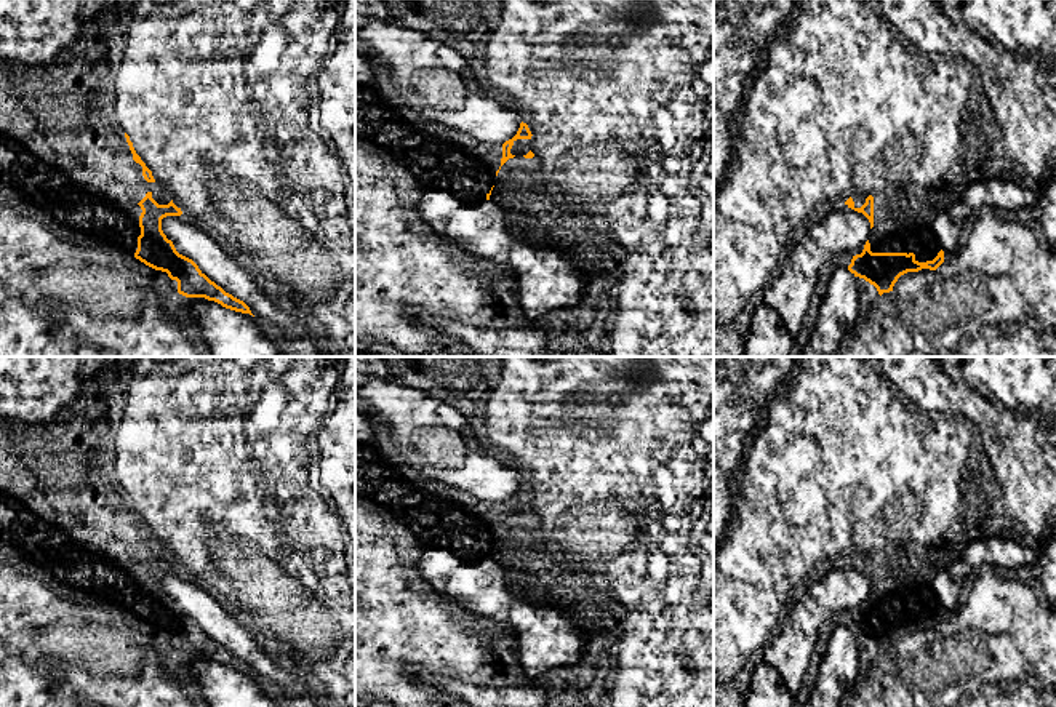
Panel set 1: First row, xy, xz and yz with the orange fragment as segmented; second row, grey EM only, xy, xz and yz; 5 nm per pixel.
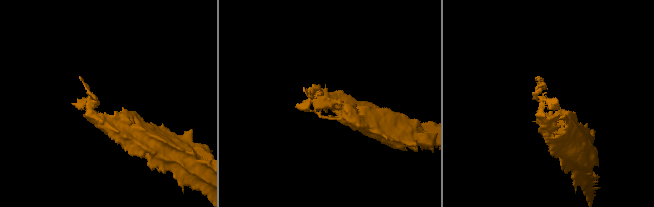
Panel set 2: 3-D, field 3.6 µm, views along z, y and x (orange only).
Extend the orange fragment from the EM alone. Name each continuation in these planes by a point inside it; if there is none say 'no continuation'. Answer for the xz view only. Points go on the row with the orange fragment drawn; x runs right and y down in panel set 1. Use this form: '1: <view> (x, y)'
1: xz (440, 159)

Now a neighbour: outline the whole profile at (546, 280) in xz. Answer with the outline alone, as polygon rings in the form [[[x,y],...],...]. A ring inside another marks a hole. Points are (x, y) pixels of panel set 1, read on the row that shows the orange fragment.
[[[518,245],[502,258],[499,269],[517,277],[522,322],[533,322],[555,309],[579,306],[587,285],[587,275],[555,250],[541,251]]]

